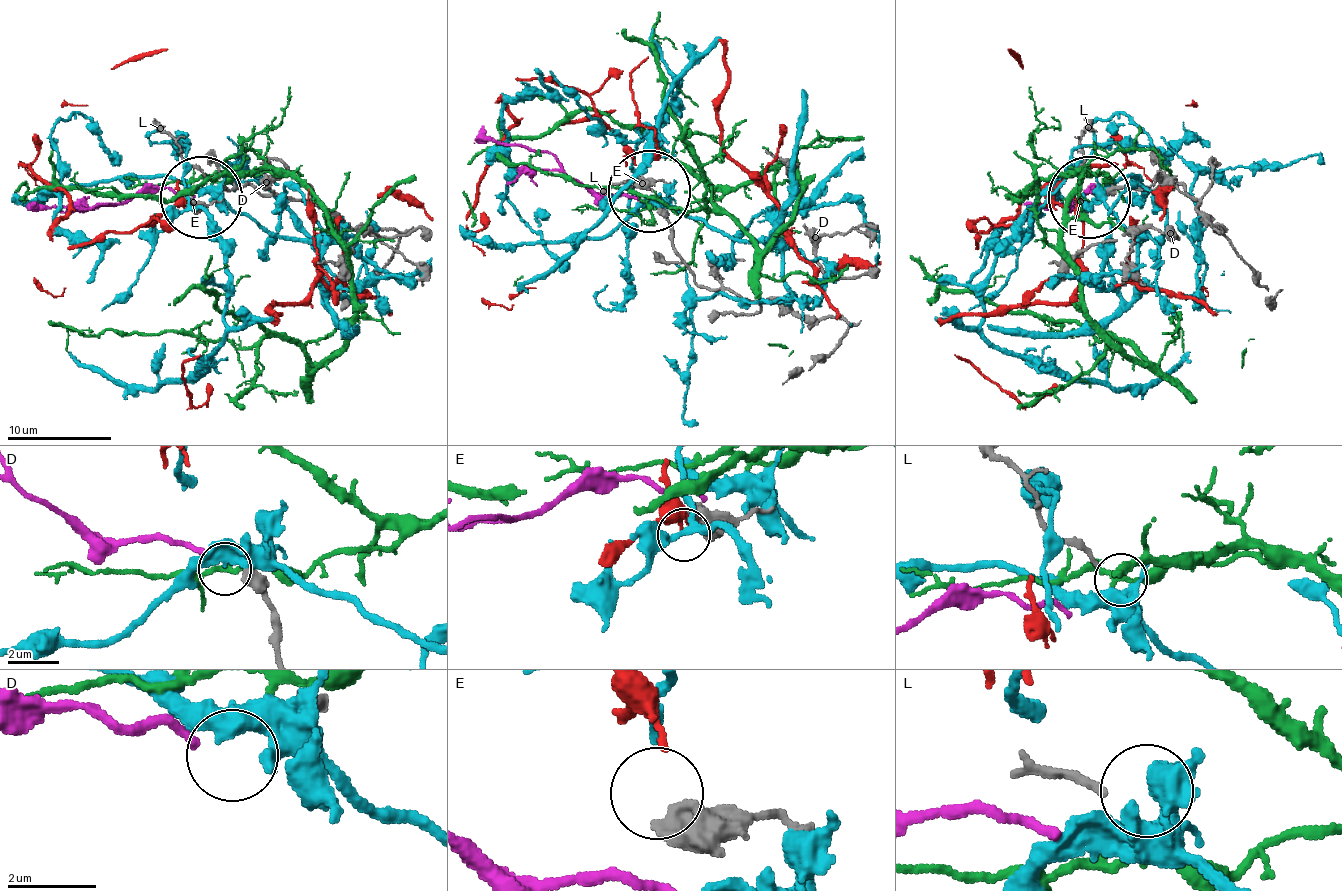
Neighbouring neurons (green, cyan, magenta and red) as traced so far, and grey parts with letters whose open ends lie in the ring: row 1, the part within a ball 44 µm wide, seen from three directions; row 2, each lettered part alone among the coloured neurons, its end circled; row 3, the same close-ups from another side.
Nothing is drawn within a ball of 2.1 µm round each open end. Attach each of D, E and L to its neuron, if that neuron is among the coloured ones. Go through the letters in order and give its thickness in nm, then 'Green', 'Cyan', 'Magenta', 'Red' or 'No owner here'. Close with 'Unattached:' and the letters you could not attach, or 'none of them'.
D: Thickness 550 nm. Magenta
E: Thickness 550 nm. No owner here
L: Thickness 160 nm. No owner here
Unattached: E, L

